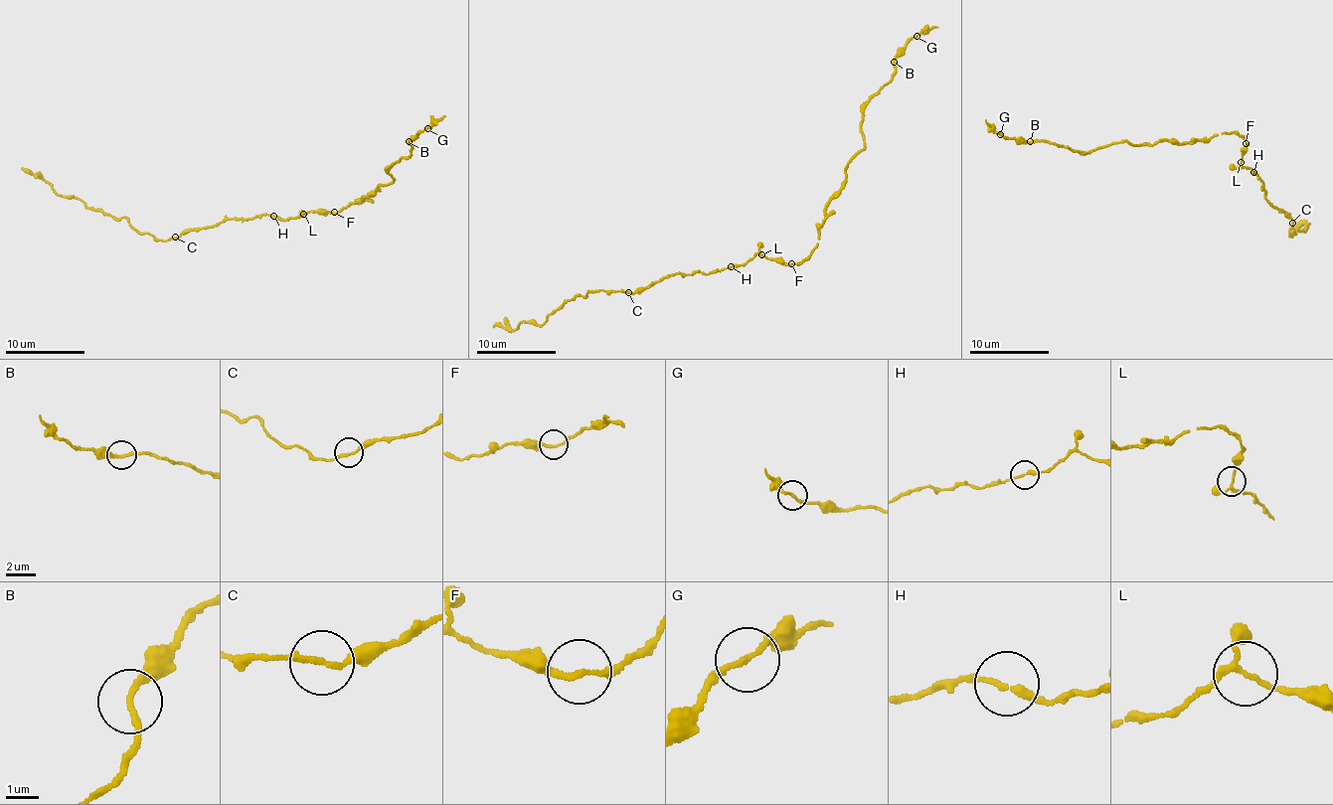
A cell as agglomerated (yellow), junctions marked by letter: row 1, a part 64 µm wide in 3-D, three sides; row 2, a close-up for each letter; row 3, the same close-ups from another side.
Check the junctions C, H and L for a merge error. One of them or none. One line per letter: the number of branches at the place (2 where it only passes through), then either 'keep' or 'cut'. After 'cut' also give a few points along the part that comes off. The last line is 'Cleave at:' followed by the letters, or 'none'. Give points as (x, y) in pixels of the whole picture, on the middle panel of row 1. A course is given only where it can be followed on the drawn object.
C: 2 | keep
H: 2 | keep
L: 3 | keep
Cleave at: none

